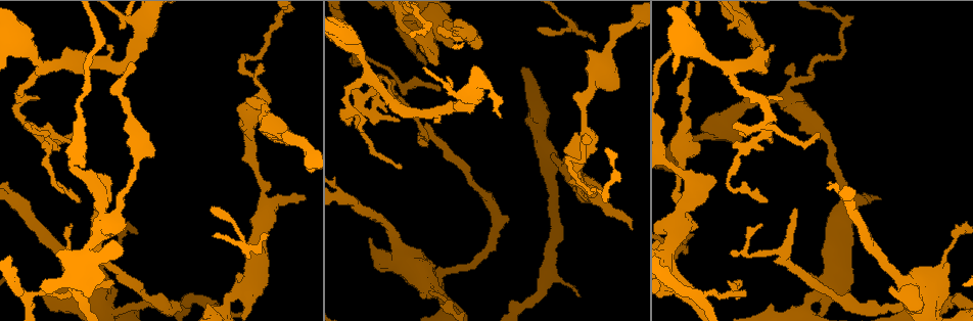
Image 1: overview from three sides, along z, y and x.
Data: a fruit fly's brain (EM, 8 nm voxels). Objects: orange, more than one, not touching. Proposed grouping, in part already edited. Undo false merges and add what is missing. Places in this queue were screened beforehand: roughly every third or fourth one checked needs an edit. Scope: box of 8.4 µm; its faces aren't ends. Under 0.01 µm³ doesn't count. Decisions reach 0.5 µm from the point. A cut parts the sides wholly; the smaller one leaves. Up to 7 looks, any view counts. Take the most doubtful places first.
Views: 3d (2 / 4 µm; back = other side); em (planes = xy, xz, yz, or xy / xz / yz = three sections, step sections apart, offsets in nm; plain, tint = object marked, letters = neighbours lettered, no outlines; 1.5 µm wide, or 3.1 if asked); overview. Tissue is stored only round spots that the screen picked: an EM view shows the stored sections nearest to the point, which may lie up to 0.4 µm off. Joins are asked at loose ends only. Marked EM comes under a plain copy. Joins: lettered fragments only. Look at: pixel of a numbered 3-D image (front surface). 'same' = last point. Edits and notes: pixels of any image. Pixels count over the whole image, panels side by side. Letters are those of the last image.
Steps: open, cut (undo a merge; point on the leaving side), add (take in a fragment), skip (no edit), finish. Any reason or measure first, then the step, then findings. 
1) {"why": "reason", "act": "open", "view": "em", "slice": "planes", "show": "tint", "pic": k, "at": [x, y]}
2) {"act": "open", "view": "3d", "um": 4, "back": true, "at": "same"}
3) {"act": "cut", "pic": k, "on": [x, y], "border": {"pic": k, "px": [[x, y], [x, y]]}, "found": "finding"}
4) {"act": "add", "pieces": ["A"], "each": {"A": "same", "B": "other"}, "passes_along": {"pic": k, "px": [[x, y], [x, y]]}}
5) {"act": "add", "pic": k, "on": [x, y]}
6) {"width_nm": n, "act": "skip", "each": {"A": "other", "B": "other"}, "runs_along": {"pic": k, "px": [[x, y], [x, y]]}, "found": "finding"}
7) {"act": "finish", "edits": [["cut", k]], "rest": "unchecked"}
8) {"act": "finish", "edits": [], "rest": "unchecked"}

{"why": "an open end", "act": "open", "view": "3d", "um": 4, "pic": 1, "at": [694, 234]}

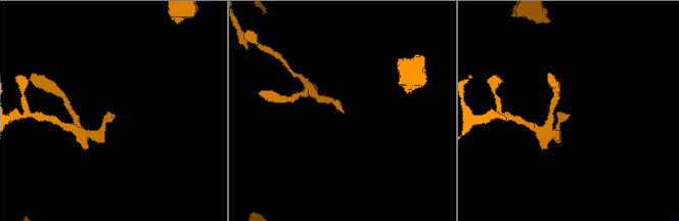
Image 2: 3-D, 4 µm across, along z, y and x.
{"why": "now the EM", "act": "open", "view": "em", "slice": "planes", "show": "letters", "pic": 2, "at": [570, 114]}

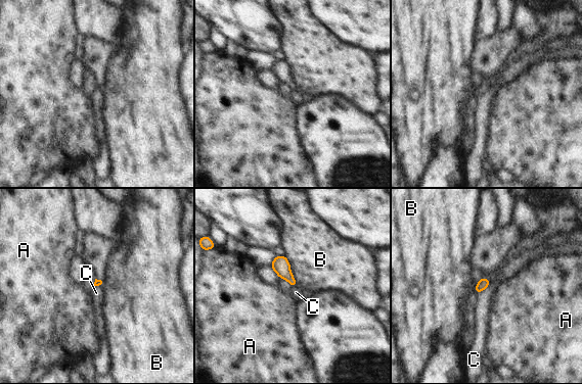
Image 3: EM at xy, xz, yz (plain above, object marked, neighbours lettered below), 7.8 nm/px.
{"act": "skip", "each": {"A": "other", "B": "other", "C": "other"}, "border": {"pic": 3, "px": [[490, 283], [479, 293]]}, "found": "none of them fits"}

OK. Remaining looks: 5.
{"why": "free end", "act": "open", "view": "em", "slice": "planes", "show": "letters", "pic": 1, "at": [479, 47]}

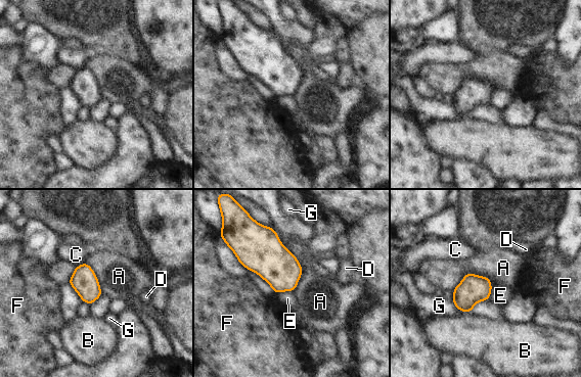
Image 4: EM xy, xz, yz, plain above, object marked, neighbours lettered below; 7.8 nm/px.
{"width_nm": 200, "act": "skip", "each": {"A": "other", "B": "other", "C": "other", "D": "other", "E": "other", "F": "other", "G": "other"}, "border": {"pic": 4, "px": [[260, 224], [301, 266], [294, 290]]}, "found": "no lettered fragment goes on from it"}

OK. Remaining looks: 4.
{"why": "tapers out", "act": "open", "view": "3d", "um": 2, "pic": 1, "at": [391, 79]}

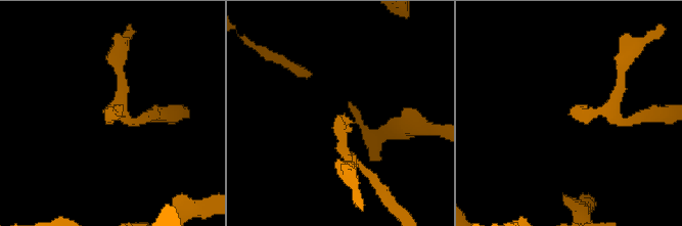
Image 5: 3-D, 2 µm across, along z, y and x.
{"why": "now the EM", "act": "open", "view": "em", "slice": "planes", "show": "letters", "pic": 5, "at": [340, 116]}

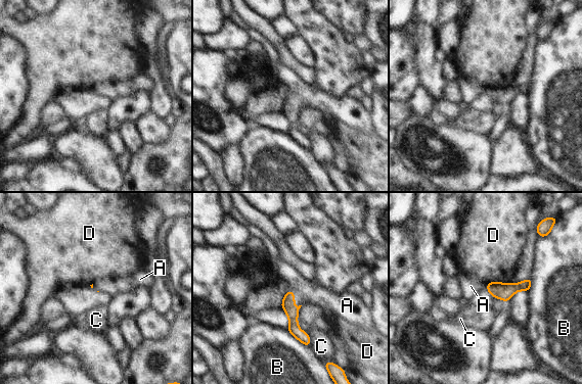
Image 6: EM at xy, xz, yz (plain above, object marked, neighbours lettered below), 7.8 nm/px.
{"longest_contact_nm": ["B", 220], "act": "add", "pieces": ["A"], "each": {"A": "same", "B": "other", "C": "other", "D": "other"}, "passes_along": {"pic": 6, "px": [[292, 310], [294, 300], [305, 291]]}, "found": "it goes on there"}

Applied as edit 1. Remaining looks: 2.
{"act": "finish", "edits": [["add", 6]], "rest": "unchecked"}

